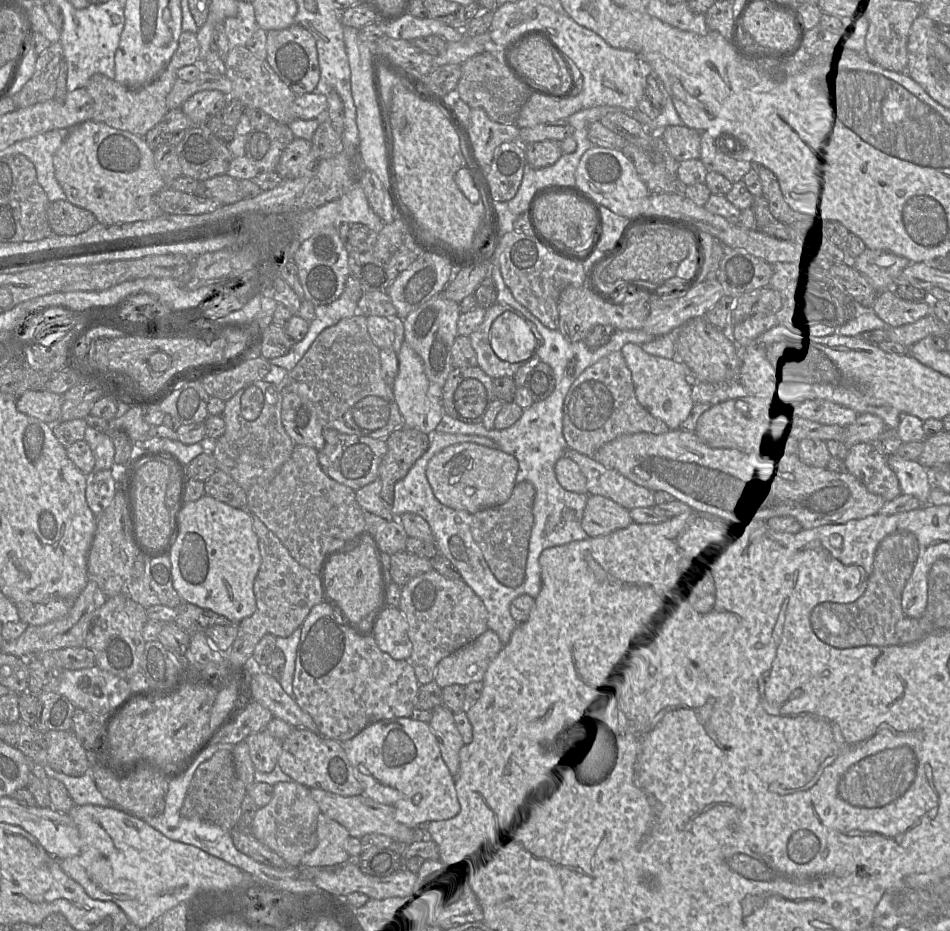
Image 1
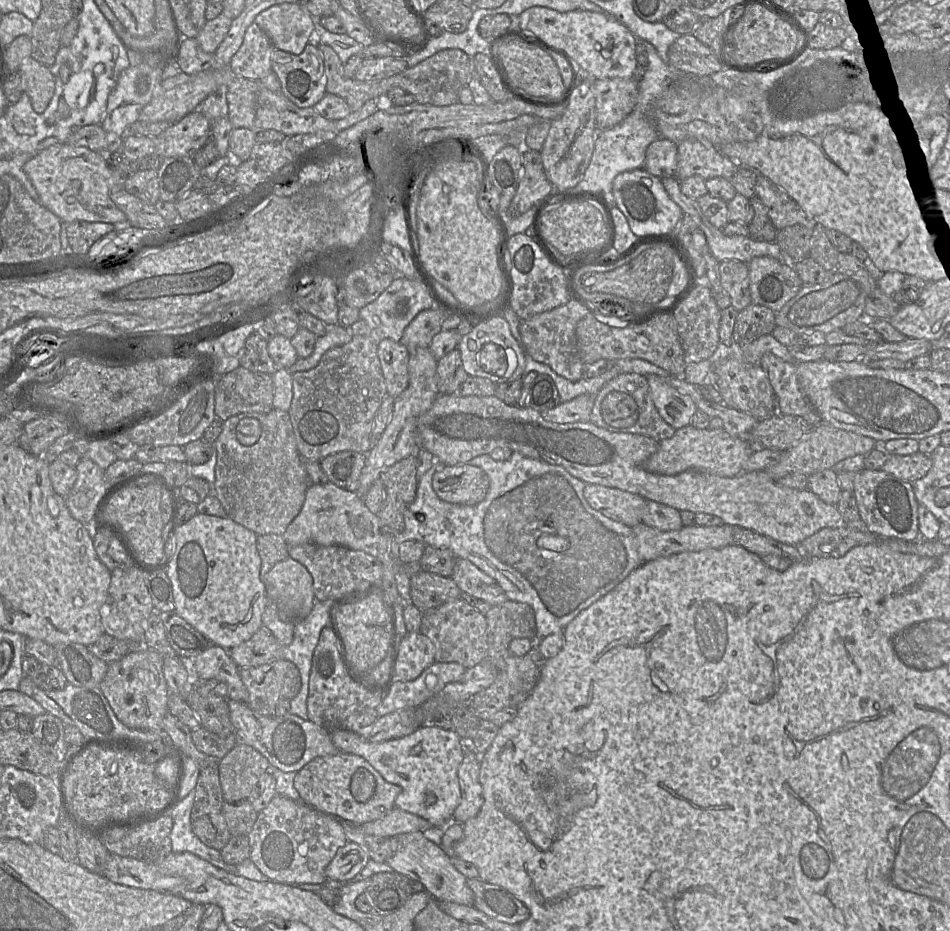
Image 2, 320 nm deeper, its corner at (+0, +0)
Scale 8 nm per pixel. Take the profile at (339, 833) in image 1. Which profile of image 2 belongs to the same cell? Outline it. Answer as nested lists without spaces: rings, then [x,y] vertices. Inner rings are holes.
[[[393,808],[381,819],[357,826],[363,833],[376,837],[392,837],[417,831],[424,832],[432,827],[427,820],[398,808]]]

